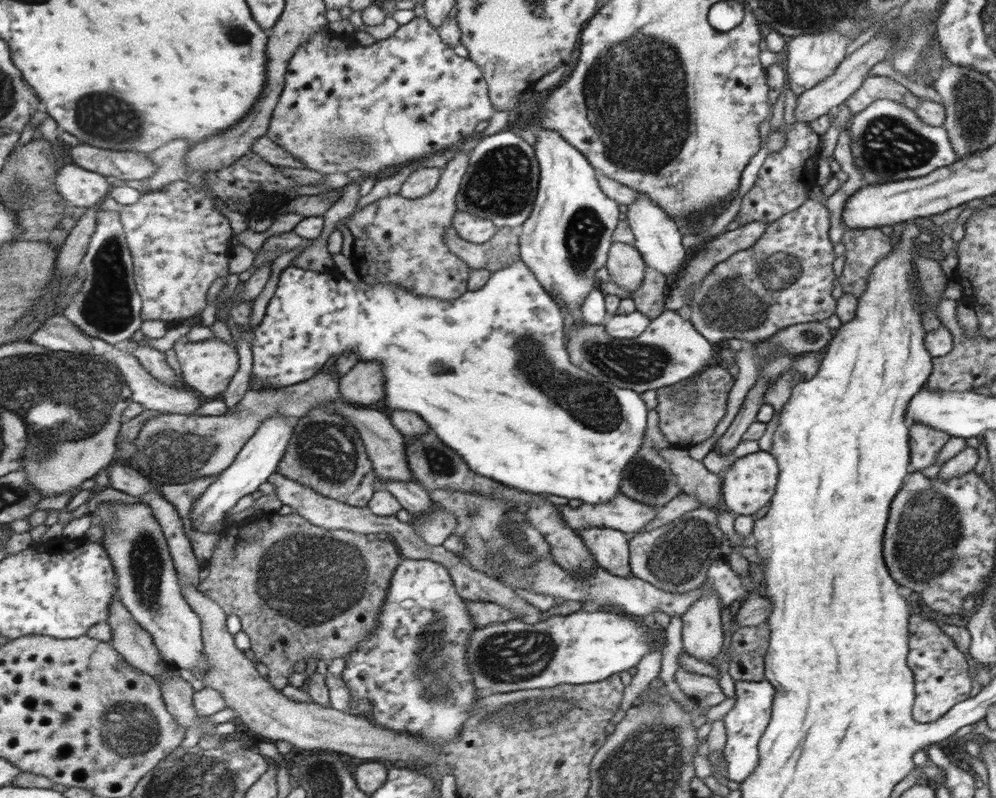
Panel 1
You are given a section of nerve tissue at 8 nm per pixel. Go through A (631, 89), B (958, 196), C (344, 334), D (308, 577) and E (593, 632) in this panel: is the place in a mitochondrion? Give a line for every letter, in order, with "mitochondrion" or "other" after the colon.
A: mitochondrion
B: other
C: other
D: mitochondrion
E: other

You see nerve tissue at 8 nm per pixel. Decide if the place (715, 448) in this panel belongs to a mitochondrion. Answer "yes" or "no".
no

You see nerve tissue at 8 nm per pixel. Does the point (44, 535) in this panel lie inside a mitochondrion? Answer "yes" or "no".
no

